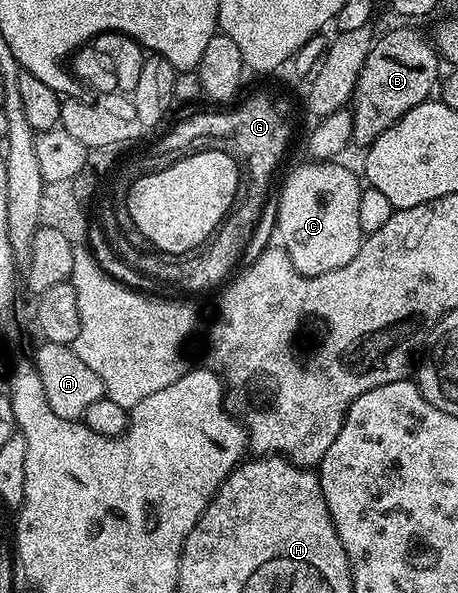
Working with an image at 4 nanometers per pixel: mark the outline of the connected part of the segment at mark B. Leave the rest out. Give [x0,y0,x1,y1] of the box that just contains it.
[350,30,442,144]

